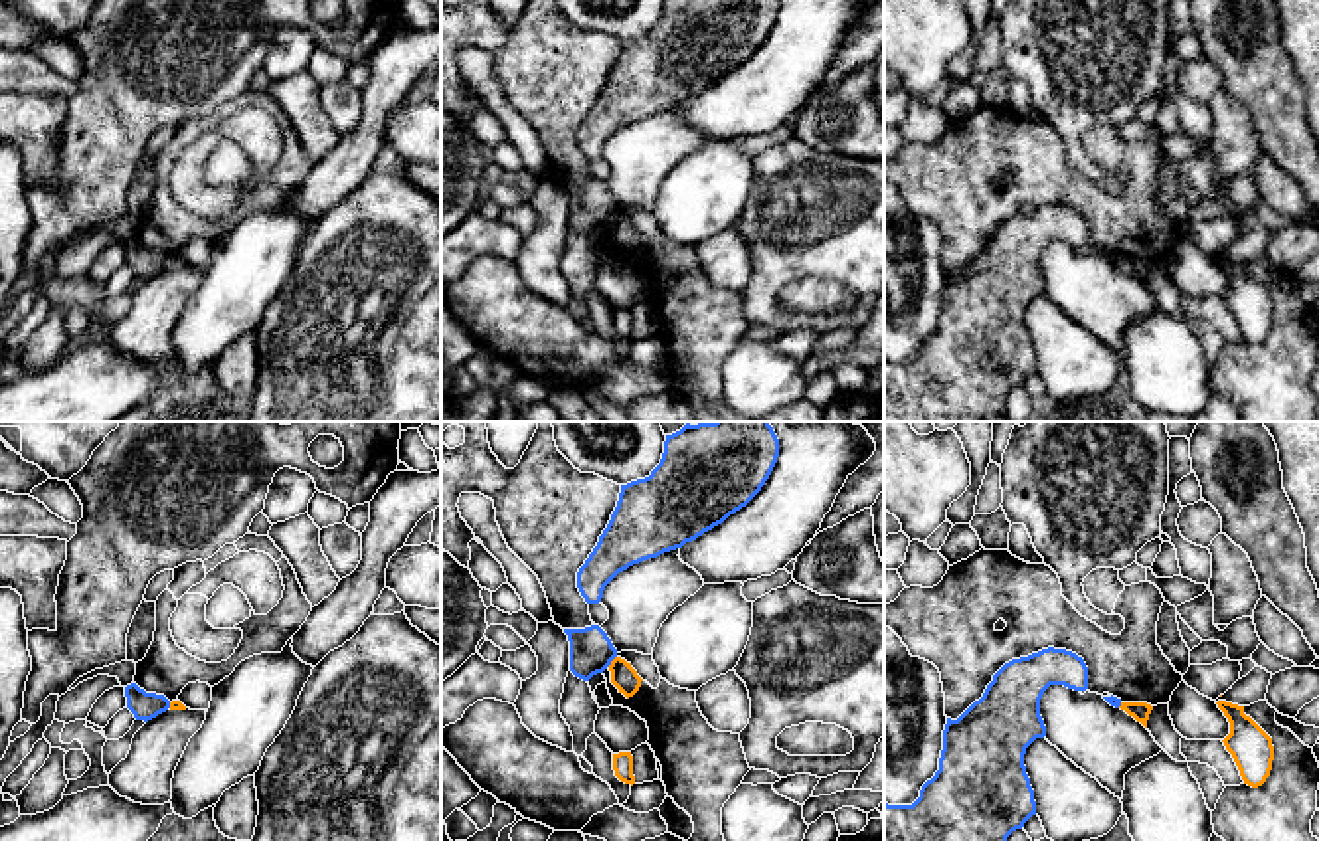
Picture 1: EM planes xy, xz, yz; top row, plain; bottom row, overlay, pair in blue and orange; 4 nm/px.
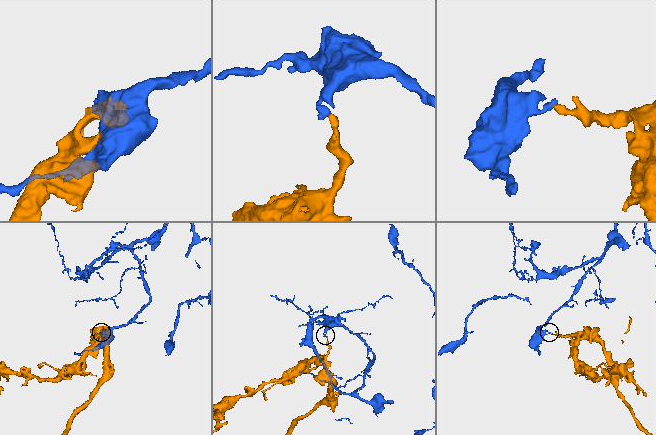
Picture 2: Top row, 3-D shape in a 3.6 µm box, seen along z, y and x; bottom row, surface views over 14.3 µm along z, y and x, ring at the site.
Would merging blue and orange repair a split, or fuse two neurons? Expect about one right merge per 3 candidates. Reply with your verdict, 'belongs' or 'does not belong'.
does not belong

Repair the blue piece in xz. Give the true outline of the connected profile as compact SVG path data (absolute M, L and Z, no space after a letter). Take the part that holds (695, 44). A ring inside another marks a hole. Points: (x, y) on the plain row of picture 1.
M664 0L662 16L649 34L621 42L611 77L577 129L585 158L599 160L619 129L682 105L746 63L769 36L777 14L779 0Z

